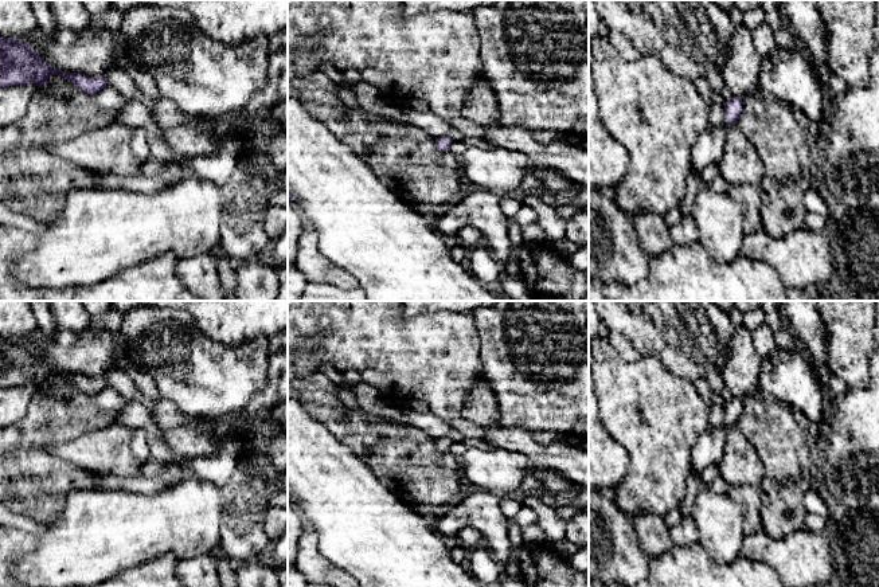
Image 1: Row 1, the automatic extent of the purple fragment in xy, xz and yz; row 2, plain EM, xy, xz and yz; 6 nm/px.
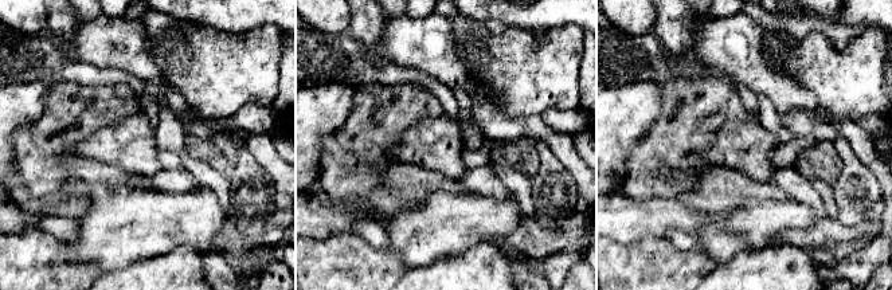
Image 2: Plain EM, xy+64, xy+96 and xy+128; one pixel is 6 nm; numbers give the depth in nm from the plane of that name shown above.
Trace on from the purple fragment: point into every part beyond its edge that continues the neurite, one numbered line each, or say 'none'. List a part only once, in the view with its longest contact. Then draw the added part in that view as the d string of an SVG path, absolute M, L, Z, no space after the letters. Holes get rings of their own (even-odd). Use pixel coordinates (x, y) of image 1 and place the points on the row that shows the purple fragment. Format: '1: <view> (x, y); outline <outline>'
none

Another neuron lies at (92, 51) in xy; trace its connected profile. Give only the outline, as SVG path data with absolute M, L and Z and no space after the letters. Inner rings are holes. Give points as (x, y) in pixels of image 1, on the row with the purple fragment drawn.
M90 26L78 32L58 30L36 52L56 70L90 77L98 77L106 70L120 67L117 58L121 54L133 60L128 39L120 30L91 28Z

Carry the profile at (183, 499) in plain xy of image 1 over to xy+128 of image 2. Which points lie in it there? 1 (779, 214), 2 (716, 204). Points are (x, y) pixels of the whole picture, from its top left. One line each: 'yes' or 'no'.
1: yes
2: no

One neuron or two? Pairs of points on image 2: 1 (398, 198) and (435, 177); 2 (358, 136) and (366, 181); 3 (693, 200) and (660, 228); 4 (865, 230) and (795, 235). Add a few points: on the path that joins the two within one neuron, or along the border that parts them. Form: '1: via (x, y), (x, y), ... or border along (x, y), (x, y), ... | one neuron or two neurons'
1: via (407, 188), (414, 181), (426, 180) | one neuron
2: via (358, 147), (358, 171) | one neuron
3: border along (675, 199), (688, 207), (703, 210), (709, 215) | two neurons
4: via (848, 236), (813, 236) | one neuron

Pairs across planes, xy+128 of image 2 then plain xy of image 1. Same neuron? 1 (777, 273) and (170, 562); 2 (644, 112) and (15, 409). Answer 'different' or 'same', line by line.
1: same
2: same

